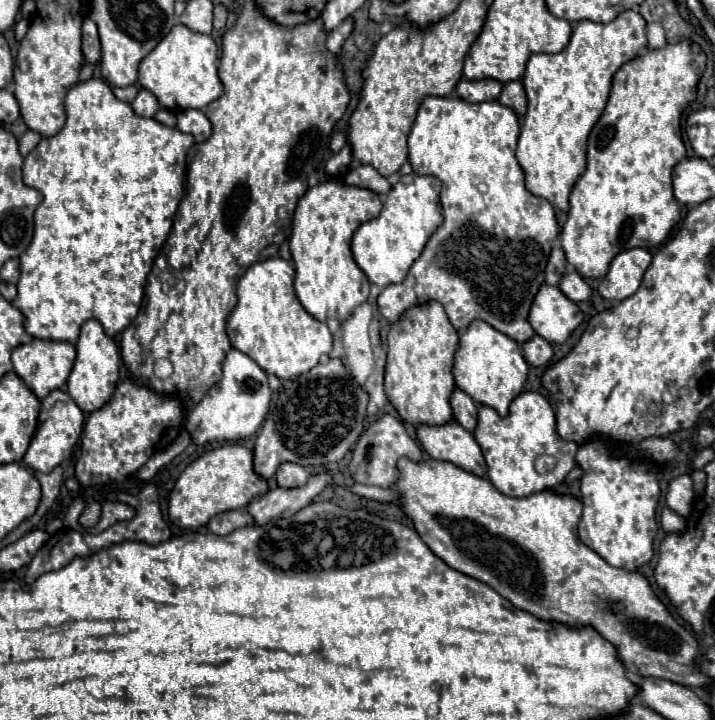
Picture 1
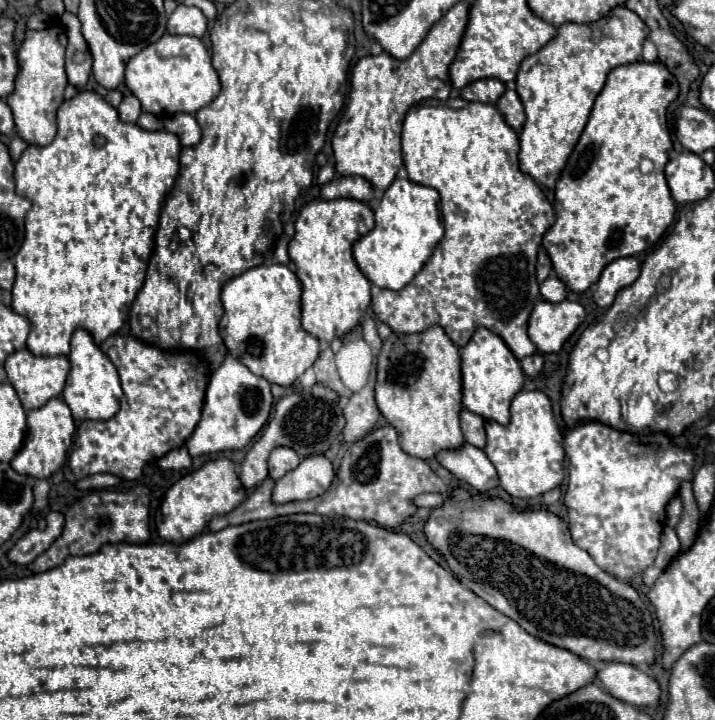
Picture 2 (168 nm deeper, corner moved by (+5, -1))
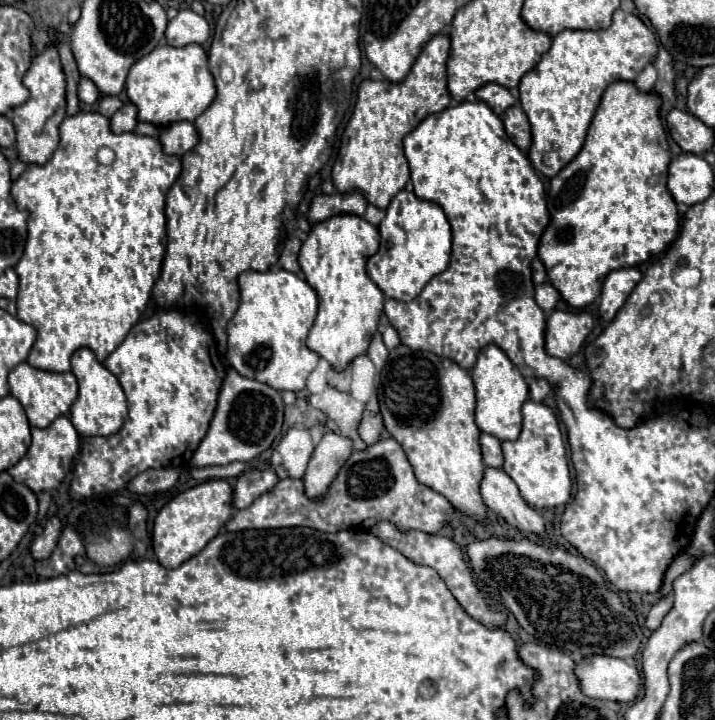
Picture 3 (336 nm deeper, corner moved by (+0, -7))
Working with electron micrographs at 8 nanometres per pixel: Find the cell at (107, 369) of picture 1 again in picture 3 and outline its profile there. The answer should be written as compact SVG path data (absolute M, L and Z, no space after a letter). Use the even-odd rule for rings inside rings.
M81 347L73 353L71 357L71 367L73 367L73 375L77 377L79 383L79 395L75 399L75 403L71 405L71 421L75 425L75 429L79 431L79 435L83 437L93 437L93 435L111 435L115 431L119 431L119 427L123 425L125 417L127 417L127 399L125 393L117 381L117 377L95 359L93 351L87 347Z

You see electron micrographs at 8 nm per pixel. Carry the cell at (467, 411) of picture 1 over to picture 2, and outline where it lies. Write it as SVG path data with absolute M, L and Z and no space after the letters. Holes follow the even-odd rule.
M462 411L460 415L460 425L462 425L462 433L466 437L466 441L478 449L486 447L486 431L484 431L484 419L470 413L470 411Z

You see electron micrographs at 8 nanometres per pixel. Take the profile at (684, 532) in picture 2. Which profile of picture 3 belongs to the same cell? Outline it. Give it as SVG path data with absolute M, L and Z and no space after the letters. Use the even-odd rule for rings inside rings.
M669 591L669 593L659 601L659 603L655 603L655 605L651 607L651 611L649 611L649 615L647 615L647 623L645 623L645 625L647 625L649 629L653 629L653 631L655 631L655 629L661 625L663 615L665 615L671 607L673 607L673 593Z

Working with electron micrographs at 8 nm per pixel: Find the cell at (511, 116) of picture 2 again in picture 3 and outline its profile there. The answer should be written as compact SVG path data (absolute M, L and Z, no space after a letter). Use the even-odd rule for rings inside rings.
M513 105L505 111L505 131L509 135L509 139L521 149L527 151L531 145L531 125L523 113L523 109L519 105Z

